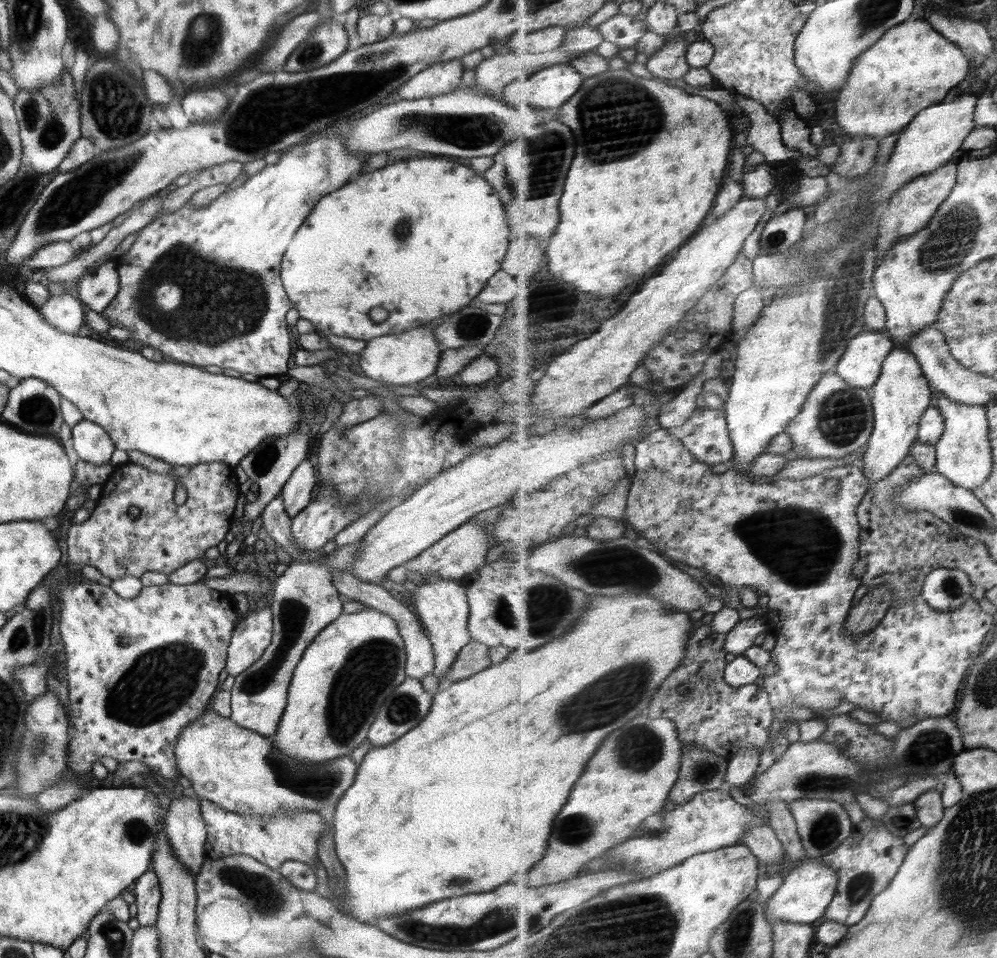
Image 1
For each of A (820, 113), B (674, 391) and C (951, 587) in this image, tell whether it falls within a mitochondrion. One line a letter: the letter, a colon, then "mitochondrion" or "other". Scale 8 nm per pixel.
A: other
B: other
C: mitochondrion

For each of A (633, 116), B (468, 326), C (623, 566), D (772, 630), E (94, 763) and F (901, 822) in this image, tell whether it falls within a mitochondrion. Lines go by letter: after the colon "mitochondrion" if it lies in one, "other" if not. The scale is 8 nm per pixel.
A: mitochondrion
B: mitochondrion
C: mitochondrion
D: other
E: other
F: mitochondrion

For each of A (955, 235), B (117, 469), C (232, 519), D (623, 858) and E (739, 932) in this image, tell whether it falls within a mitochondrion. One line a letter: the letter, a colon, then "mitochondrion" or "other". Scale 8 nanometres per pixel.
A: mitochondrion
B: other
C: other
D: other
E: mitochondrion

